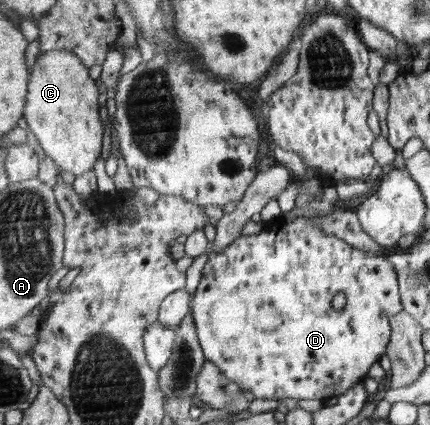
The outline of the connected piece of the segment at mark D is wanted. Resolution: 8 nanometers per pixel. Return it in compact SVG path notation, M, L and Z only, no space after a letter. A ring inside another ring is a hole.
M300 216L294 220L284 222L279 217L268 223L268 227L261 233L252 236L239 236L225 251L212 253L201 271L201 279L194 292L192 314L201 342L206 361L211 361L221 368L221 373L237 383L243 390L248 390L255 399L319 399L327 401L333 397L341 397L360 384L369 369L378 363L392 340L392 324L390 319L404 310L400 294L400 281L393 264L387 256L377 253L369 253L353 247L344 239L323 231L311 218ZM338 293L345 295L344 309L337 310L333 300Z

